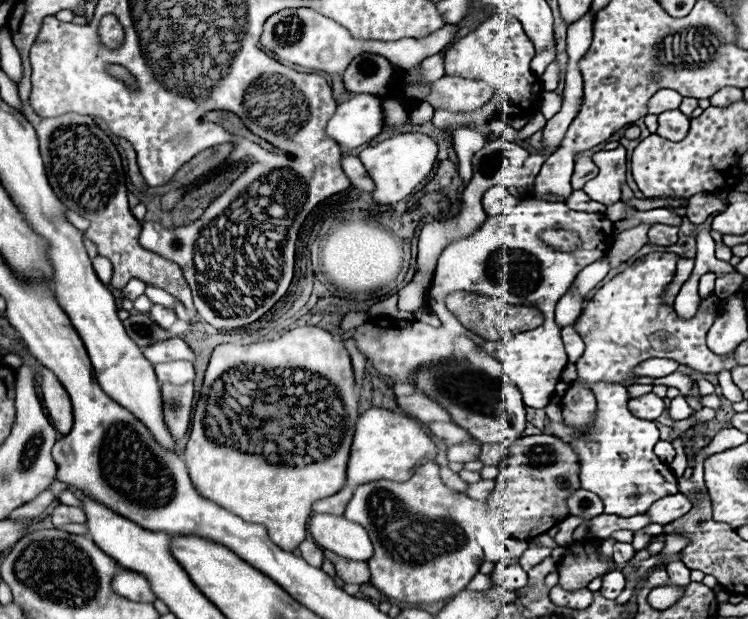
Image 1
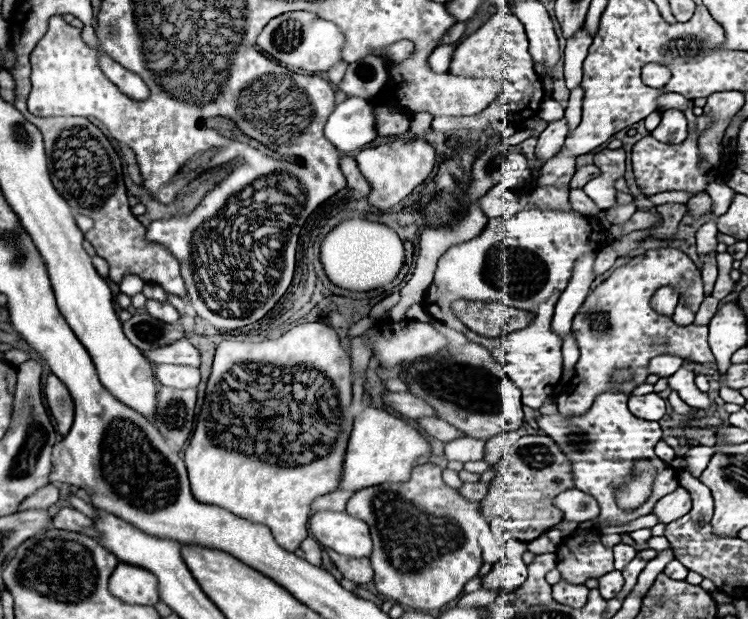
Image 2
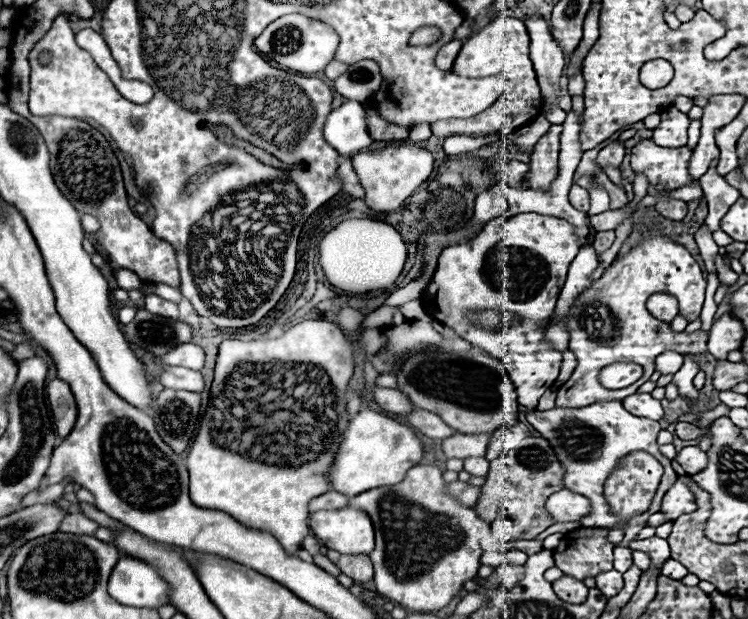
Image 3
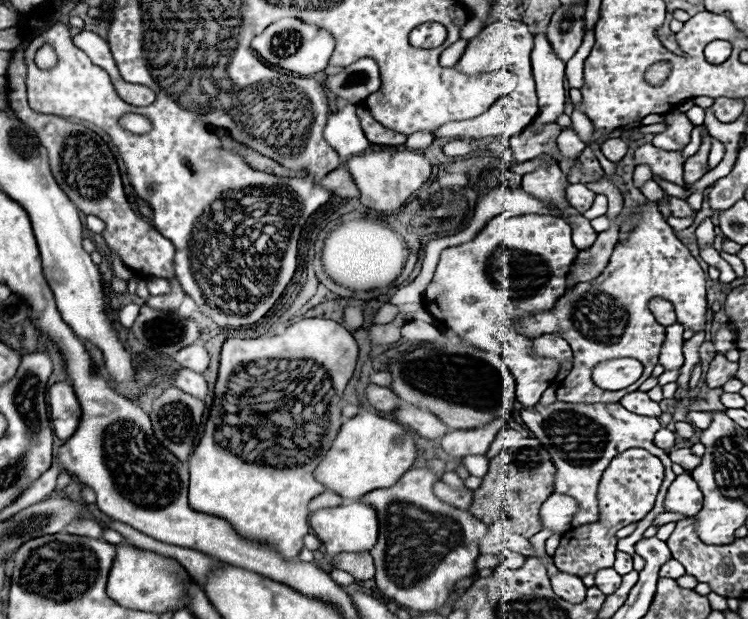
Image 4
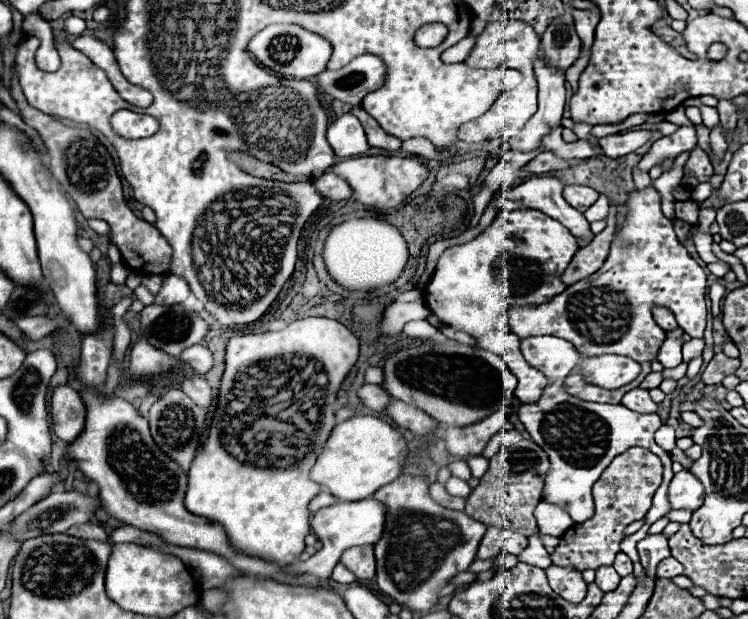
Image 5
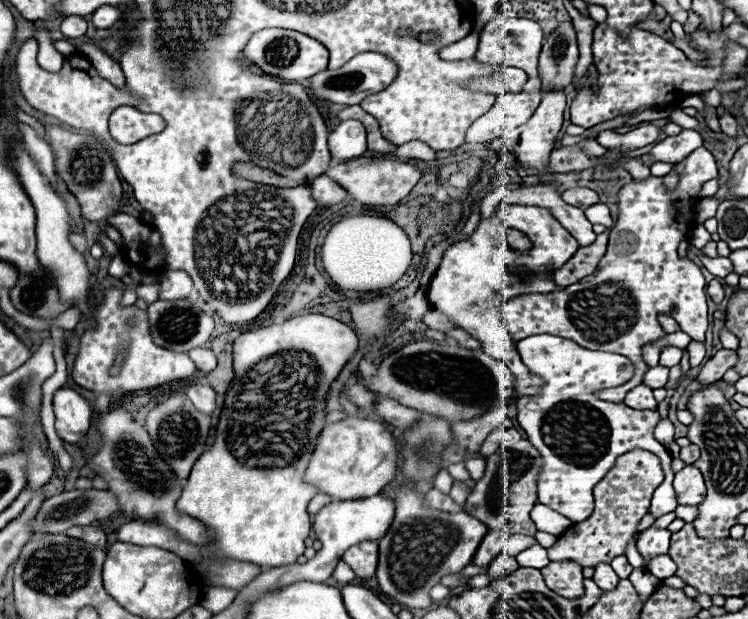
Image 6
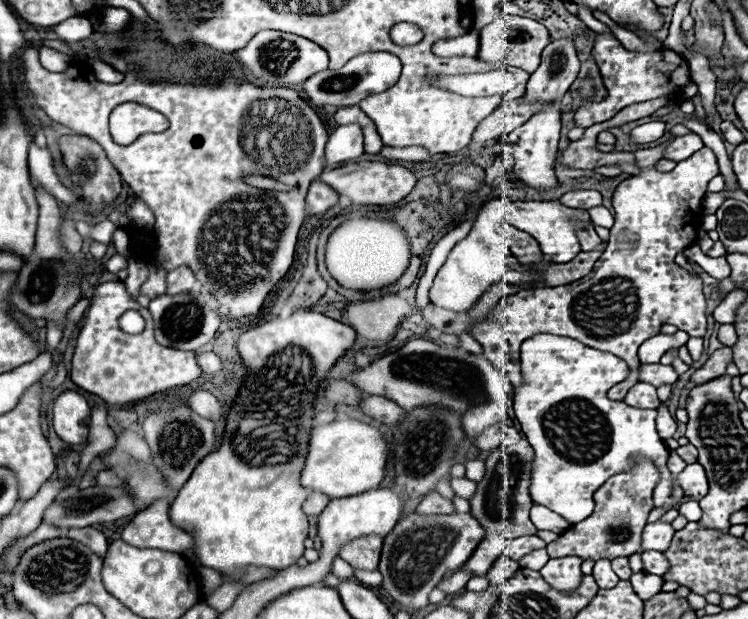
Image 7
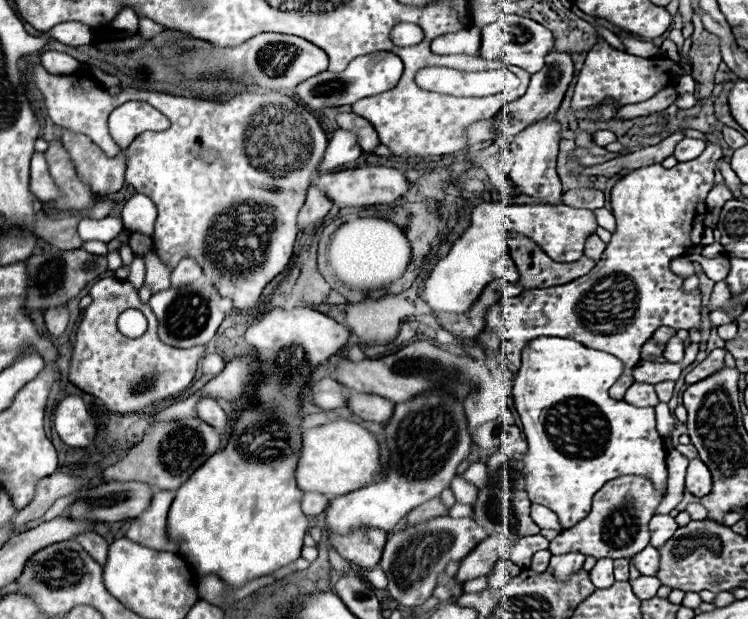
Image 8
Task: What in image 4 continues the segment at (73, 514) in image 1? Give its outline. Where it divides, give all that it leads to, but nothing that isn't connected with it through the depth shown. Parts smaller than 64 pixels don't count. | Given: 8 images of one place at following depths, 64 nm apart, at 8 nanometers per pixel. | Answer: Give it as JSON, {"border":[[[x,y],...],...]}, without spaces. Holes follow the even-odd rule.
{"border":[[[82,518],[70,526],[64,528],[66,534],[76,534],[76,536],[86,536],[86,538],[102,538],[102,526],[94,520],[88,520],[88,518]]]}

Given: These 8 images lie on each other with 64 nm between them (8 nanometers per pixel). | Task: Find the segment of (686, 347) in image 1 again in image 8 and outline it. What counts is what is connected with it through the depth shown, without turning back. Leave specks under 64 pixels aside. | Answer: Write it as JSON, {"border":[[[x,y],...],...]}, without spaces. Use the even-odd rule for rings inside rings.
{"border":[[[708,144],[692,162],[678,162],[674,168],[652,164],[626,174],[612,188],[616,232],[602,254],[604,262],[600,268],[562,286],[534,288],[514,298],[506,296],[486,310],[486,330],[502,338],[504,354],[514,374],[520,368],[526,342],[536,336],[572,338],[622,360],[624,372],[610,388],[610,396],[622,400],[626,388],[634,384],[632,370],[640,362],[642,344],[656,328],[700,328],[700,292],[684,294],[684,280],[672,274],[670,262],[690,246],[700,244],[704,216],[708,214],[706,196],[714,186],[714,164],[718,158],[722,158],[722,150],[716,144]]]}

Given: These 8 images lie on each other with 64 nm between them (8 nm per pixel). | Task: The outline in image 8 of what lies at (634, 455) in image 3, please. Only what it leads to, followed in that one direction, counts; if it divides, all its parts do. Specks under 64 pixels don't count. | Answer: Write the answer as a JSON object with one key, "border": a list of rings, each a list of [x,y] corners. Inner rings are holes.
{"border":[[[618,476],[602,486],[592,500],[590,514],[568,530],[562,530],[552,542],[550,552],[582,552],[594,558],[630,558],[650,542],[650,518],[668,492],[656,492],[654,484],[644,476]]]}

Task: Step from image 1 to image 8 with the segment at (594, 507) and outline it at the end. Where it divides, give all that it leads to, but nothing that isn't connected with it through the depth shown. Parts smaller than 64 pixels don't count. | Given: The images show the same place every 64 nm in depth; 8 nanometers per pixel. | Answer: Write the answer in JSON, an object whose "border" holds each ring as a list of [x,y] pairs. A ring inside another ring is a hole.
{"border":[[[532,504],[532,506],[530,506],[530,516],[532,516],[532,520],[534,520],[540,528],[560,530],[558,516],[556,516],[554,512],[550,512],[550,508],[546,508],[546,506],[542,506],[542,504]]]}

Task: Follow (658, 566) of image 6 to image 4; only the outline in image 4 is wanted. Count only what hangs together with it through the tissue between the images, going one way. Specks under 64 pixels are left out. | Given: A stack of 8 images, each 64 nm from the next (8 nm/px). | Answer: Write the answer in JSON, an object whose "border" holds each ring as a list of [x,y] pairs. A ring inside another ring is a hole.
{"border":[[[674,558],[672,560],[668,560],[666,564],[662,564],[662,568],[660,568],[660,576],[670,576],[670,578],[680,578],[680,576],[684,576],[686,572],[684,572],[684,568],[682,568],[682,564],[678,564]]]}

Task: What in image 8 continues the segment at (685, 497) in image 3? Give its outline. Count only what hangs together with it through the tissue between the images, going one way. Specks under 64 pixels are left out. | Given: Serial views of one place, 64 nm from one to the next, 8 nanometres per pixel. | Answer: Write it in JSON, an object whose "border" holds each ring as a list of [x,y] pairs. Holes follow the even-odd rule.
{"border":[[[700,458],[690,460],[688,472],[686,472],[686,490],[690,490],[698,498],[710,494],[712,490],[712,474]]]}

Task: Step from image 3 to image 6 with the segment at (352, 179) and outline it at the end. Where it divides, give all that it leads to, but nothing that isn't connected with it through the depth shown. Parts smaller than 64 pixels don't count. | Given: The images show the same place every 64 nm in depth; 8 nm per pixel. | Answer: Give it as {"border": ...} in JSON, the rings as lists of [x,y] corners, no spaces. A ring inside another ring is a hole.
{"border":[[[318,176],[312,184],[312,198],[320,208],[328,208],[332,204],[340,204],[346,198],[346,192],[342,186],[338,186],[334,180],[330,180],[328,176]]]}

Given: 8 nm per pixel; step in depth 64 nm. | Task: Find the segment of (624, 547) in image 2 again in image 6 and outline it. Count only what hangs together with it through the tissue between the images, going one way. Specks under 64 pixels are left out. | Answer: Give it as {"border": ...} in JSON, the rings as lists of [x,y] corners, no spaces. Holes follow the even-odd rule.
{"border":[[[616,556],[610,566],[614,568],[614,572],[616,572],[620,578],[628,578],[628,576],[632,574],[632,570],[634,570],[634,568],[628,564],[626,556]]]}

